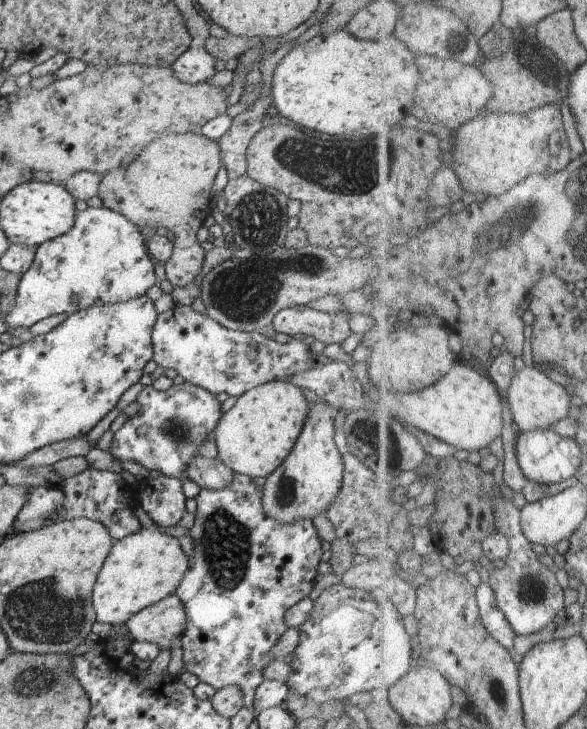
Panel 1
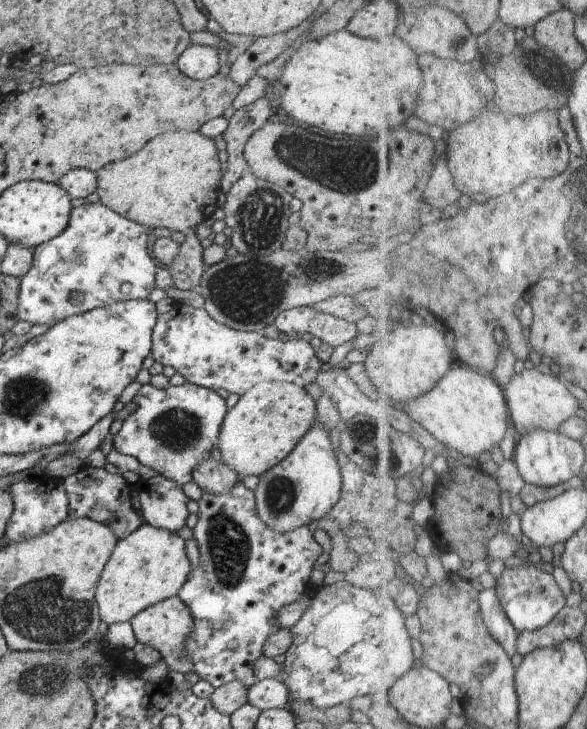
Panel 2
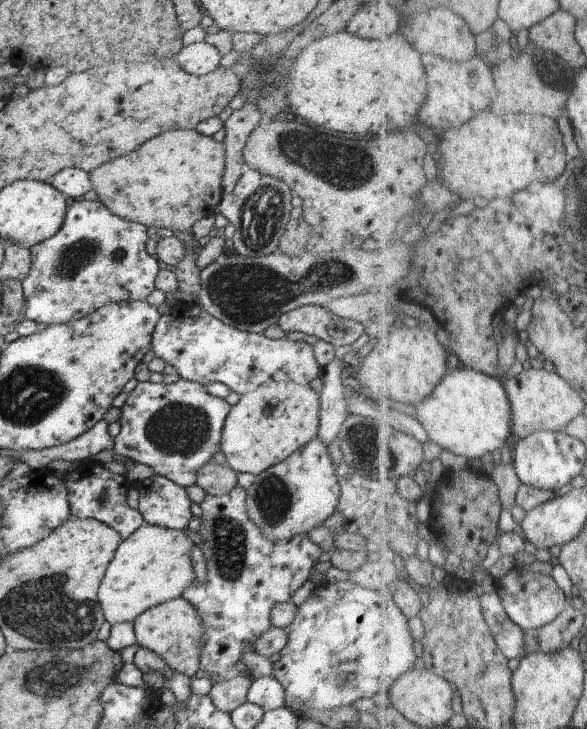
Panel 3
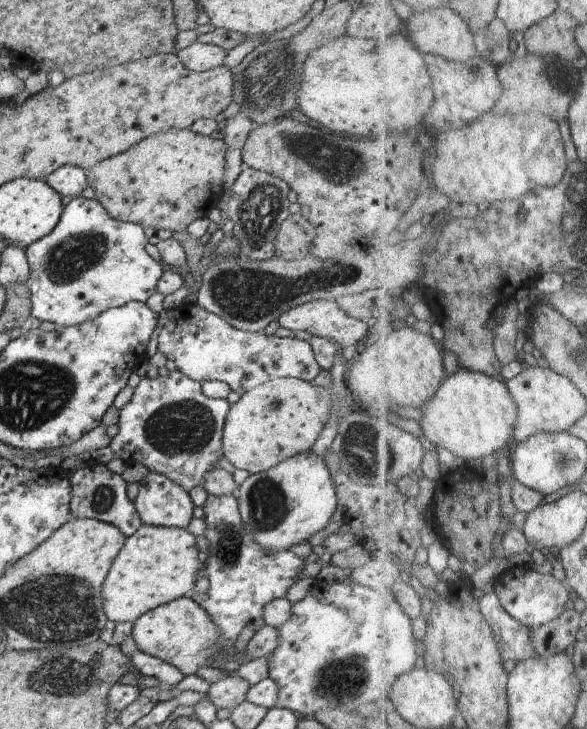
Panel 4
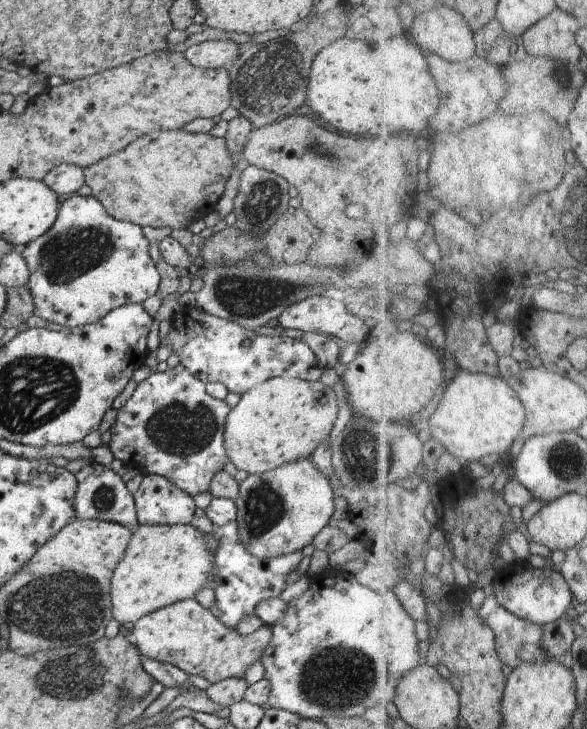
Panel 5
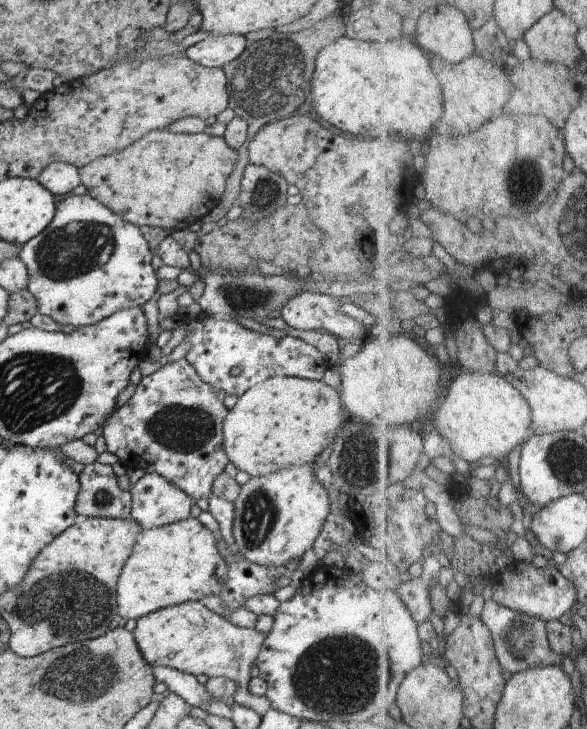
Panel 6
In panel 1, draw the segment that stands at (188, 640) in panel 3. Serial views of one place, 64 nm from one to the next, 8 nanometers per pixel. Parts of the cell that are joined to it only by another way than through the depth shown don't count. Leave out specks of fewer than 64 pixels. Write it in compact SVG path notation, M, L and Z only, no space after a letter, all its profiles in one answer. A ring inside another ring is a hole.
M175 594L141 609L126 624L134 641L155 643L160 648L173 644L186 627L185 609Z

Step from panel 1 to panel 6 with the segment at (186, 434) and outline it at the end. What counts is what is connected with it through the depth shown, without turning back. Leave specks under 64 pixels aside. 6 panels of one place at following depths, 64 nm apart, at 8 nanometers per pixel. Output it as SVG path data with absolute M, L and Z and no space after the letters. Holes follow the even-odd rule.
M186 358L168 362L151 375L142 376L134 394L124 404L115 409L103 428L103 436L108 452L116 454L119 462L127 468L138 467L146 473L156 473L175 484L193 499L209 498L214 481L224 474L230 462L223 449L222 426L229 409L217 398L218 391L206 384Z

